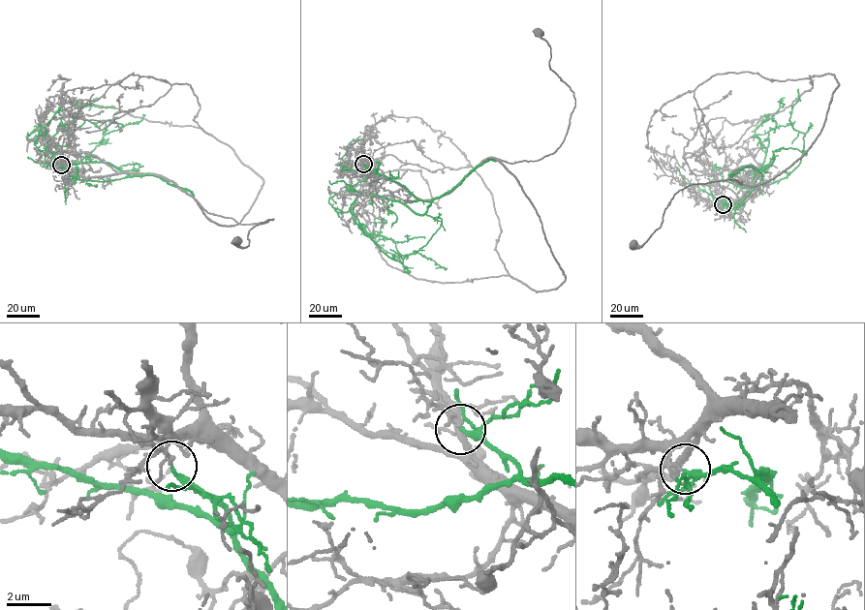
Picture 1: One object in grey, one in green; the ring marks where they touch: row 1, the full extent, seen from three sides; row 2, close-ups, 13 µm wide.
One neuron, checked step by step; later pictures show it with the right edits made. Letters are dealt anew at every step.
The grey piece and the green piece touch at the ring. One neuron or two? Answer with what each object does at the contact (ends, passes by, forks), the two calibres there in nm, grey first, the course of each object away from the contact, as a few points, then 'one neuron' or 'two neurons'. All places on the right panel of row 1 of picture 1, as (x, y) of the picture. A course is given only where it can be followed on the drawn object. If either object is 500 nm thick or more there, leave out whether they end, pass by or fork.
grey forks; green ends; calibres 110 and 240 nm; course grey (723, 203), (741, 198), (756, 167), (728, 178), (741, 184), (679, 190), (661, 227), (633, 244); course green (723, 203), (738, 204), (770, 166), (758, 169), (748, 190), (799, 163), (805, 135), (789, 120), (798, 89); two neurons

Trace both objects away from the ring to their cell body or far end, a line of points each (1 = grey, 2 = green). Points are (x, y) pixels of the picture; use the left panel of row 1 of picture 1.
1: (61, 165), (84, 177), (154, 174), (208, 212), (243, 225), (273, 219), (249, 230), (249, 245), (238, 241)
2: (61, 165), (79, 179), (127, 177), (102, 162), (51, 155), (75, 165), (142, 114)

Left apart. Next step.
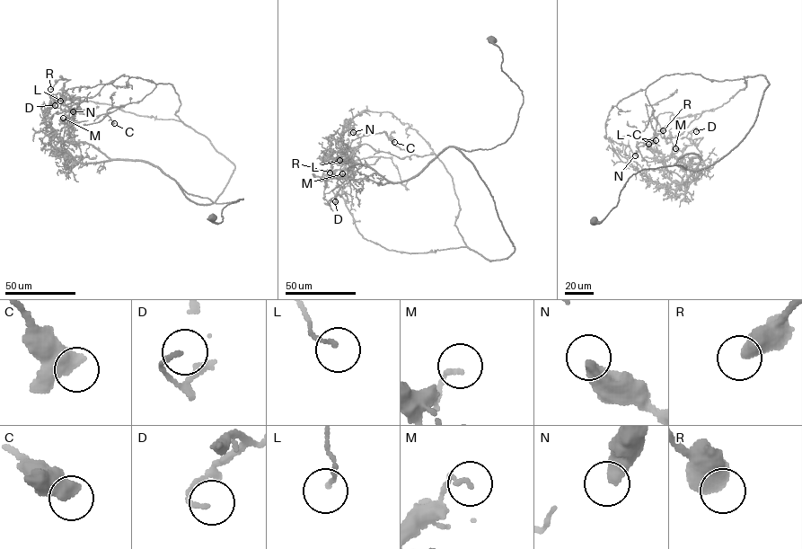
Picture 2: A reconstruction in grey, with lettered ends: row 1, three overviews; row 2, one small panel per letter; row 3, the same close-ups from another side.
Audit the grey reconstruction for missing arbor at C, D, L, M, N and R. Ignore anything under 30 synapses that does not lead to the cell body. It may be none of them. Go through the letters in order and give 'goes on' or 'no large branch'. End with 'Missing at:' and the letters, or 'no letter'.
C: no large branch
D: no large branch
L: no large branch
M: no large branch
N: no large branch
R: no large branch
Missing at: no letter

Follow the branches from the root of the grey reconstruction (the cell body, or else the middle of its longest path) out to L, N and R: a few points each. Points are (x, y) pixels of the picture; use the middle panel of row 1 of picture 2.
L: (493, 39), (502, 70), (524, 97), (505, 142), (449, 146), (396, 182), (341, 152), (322, 160), (339, 160)
N: (493, 39), (524, 97), (515, 126), (459, 151), (506, 258), (365, 239), (341, 194), (353, 132)
R: (493, 39), (524, 97), (515, 126), (459, 151), (509, 256), (367, 241), (349, 173), (330, 172)

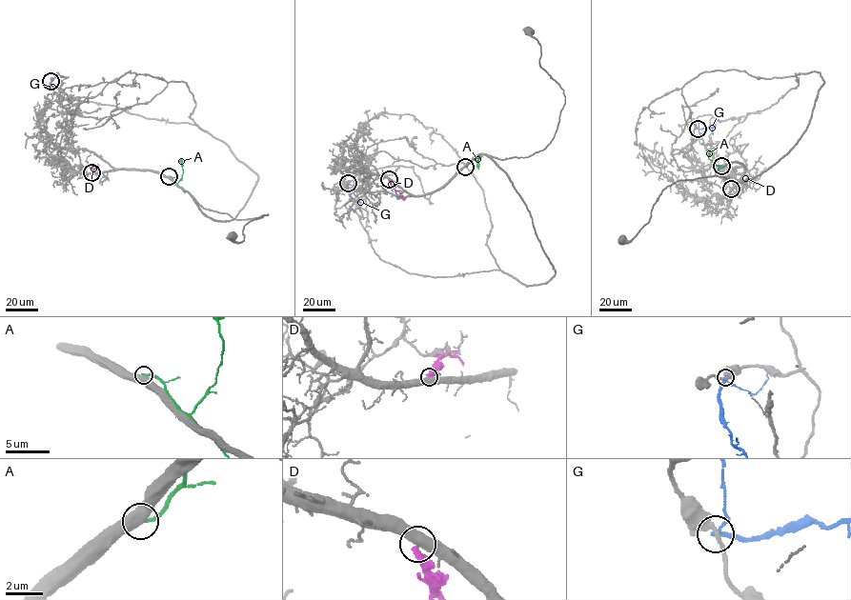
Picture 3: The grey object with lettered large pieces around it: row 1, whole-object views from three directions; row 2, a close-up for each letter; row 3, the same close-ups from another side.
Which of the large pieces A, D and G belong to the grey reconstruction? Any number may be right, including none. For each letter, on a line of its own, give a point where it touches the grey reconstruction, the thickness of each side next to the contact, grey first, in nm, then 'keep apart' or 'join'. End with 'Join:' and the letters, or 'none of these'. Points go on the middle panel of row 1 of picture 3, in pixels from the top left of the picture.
A: (465, 167) | 550/200 nm | keep apart
D: (389, 179) | 550/320 nm | keep apart
G: (348, 183) | 280/240 nm | keep apart
Join: none of these

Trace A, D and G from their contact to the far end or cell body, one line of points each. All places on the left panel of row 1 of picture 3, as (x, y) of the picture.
A: (169, 176), (177, 183), (183, 174), (181, 159)
D: (91, 172), (95, 168), (108, 179)
G: (50, 81), (55, 88), (65, 83)

